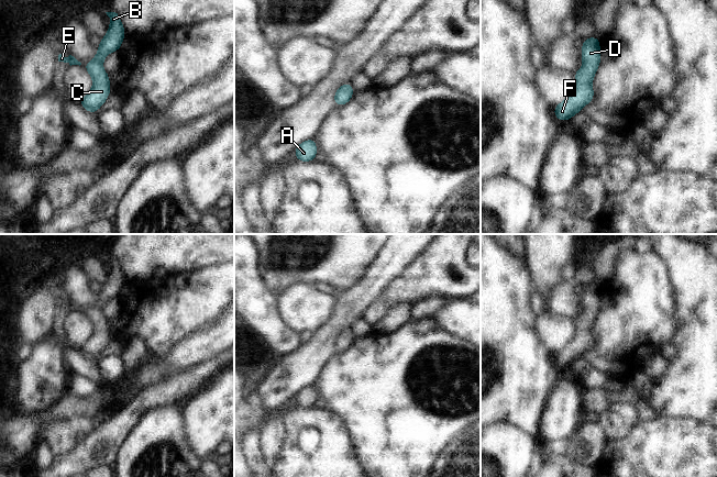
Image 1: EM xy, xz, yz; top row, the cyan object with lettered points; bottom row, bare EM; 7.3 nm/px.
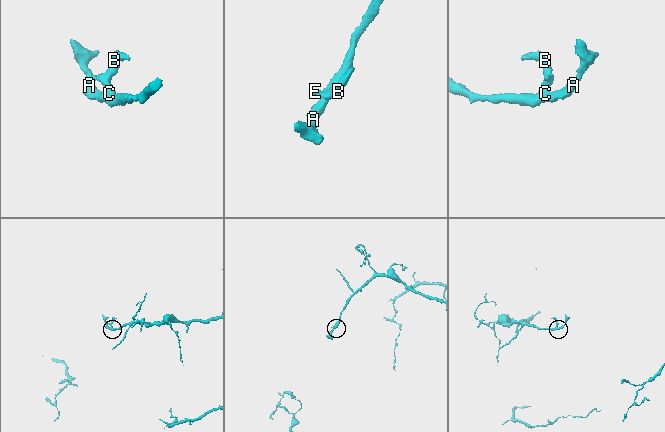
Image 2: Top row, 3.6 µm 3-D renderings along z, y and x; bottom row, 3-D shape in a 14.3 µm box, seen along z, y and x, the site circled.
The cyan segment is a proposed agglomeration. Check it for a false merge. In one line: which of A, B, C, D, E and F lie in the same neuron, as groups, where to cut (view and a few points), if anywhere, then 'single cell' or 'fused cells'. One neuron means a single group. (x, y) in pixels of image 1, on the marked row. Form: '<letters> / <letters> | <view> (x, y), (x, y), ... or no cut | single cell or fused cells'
A B C D E F | no cut | single cell

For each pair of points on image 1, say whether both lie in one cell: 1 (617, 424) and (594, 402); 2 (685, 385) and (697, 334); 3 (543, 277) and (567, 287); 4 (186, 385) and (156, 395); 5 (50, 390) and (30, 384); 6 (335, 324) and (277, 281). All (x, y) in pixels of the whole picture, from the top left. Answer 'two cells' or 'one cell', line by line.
1: two cells
2: one cell
3: two cells
4: one cell
5: one cell
6: two cells

